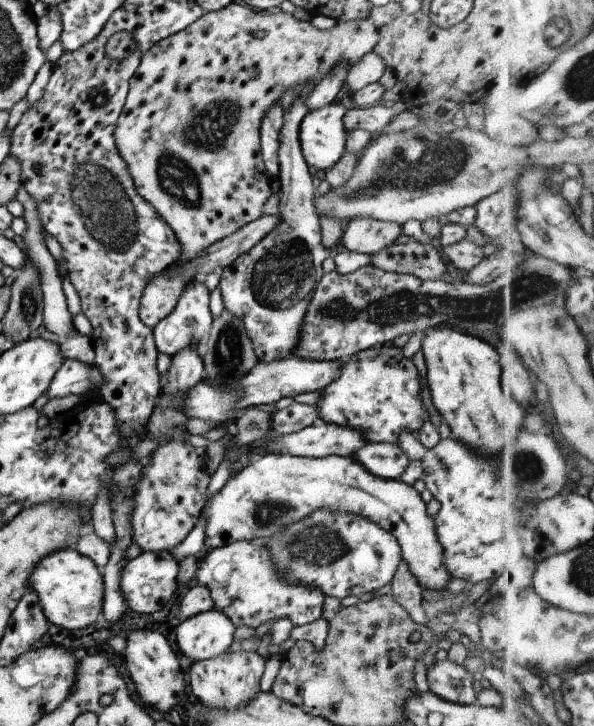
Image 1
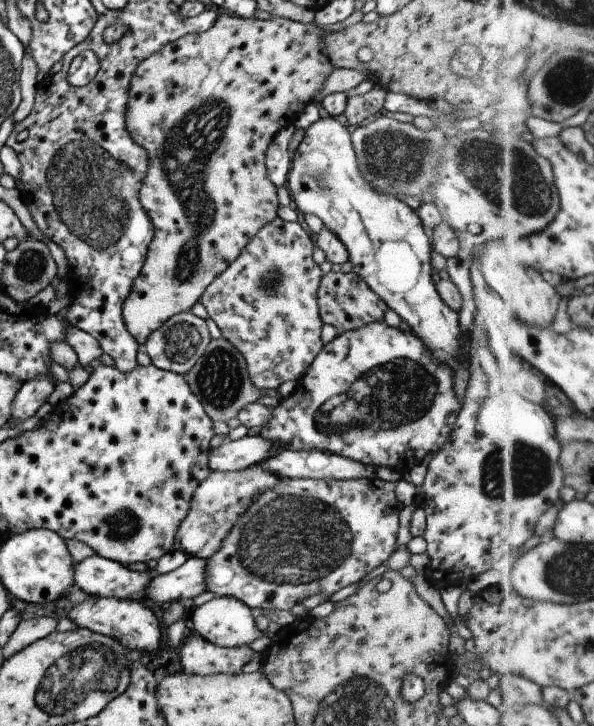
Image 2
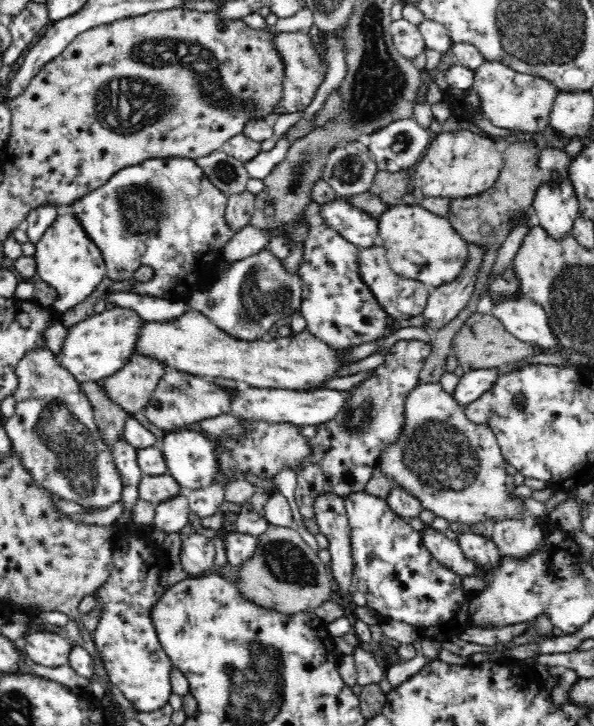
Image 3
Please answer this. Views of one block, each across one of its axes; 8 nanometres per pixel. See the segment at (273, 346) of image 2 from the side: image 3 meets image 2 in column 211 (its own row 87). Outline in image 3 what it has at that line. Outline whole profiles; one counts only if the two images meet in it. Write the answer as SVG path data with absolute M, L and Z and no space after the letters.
M303 30L277 32L274 34L274 42L284 65L286 65L286 74L282 80L282 100L274 108L274 113L280 115L300 110L304 112L305 108L312 102L320 83L324 80L327 69L326 54L323 56L324 62L321 63L319 55L313 48L313 42L311 42L308 33L304 34Z

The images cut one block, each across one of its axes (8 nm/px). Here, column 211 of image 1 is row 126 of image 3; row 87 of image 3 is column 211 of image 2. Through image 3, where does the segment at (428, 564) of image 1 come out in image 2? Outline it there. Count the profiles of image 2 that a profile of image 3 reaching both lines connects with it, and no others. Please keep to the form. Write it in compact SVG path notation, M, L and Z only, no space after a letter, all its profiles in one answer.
M253 465L240 471L212 471L210 476L192 494L190 510L182 520L173 550L186 552L190 557L210 558L222 544L222 540L232 532L236 520L250 508L250 504L261 492L274 488L280 482L280 476L266 472L261 465Z

